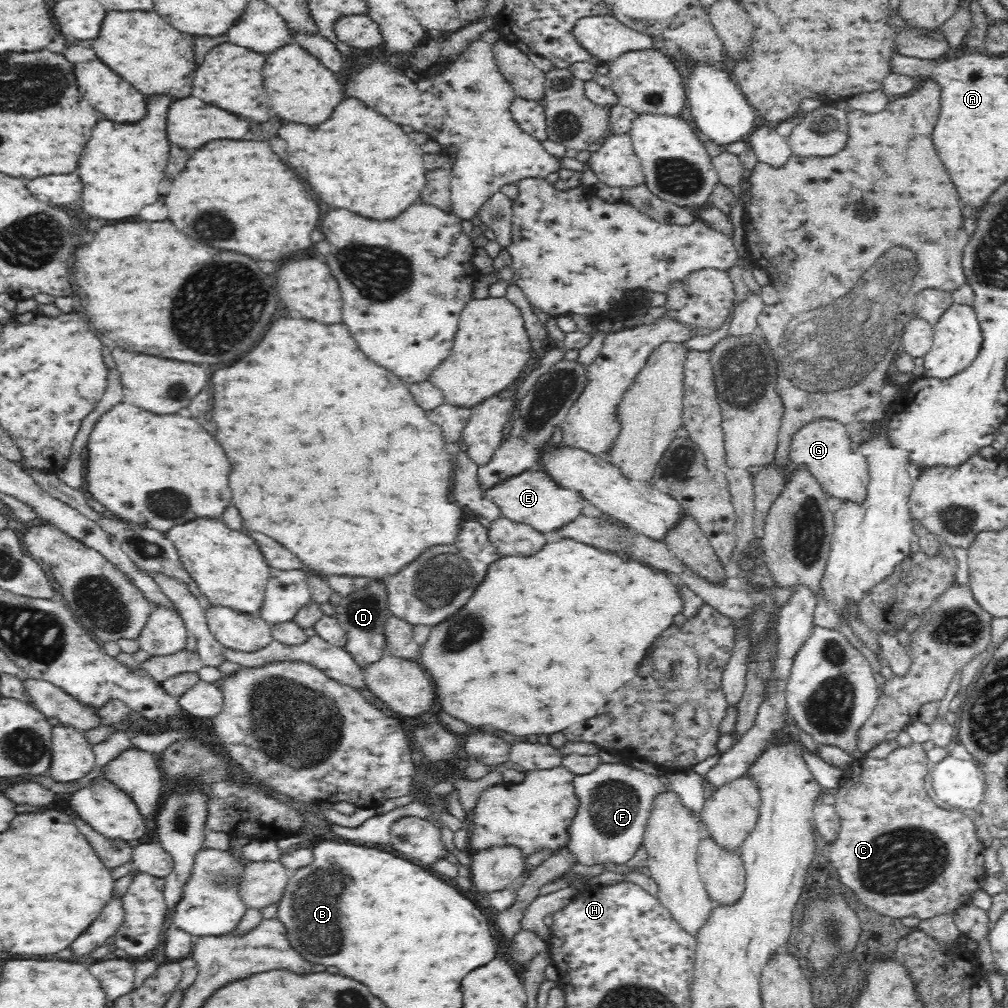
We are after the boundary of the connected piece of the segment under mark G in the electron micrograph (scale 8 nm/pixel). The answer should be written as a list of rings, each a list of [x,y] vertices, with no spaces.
[[[819,419],[793,437],[789,459],[806,468],[826,496],[830,496],[830,500],[862,504],[866,500],[868,486],[866,456],[862,456],[862,452],[854,452],[850,442],[847,426],[834,420]]]

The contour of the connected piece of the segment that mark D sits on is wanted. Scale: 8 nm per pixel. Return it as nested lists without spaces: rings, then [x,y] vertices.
[[[372,580],[372,584],[368,584],[368,588],[342,598],[342,601],[335,606],[335,616],[347,632],[346,644],[343,649],[352,657],[362,672],[388,654],[384,623],[389,614],[386,587],[382,581],[376,580]]]

